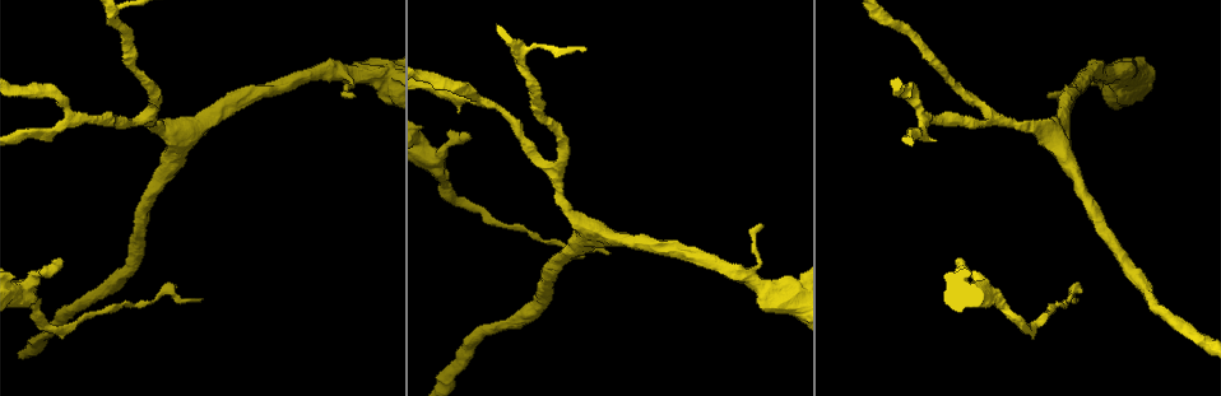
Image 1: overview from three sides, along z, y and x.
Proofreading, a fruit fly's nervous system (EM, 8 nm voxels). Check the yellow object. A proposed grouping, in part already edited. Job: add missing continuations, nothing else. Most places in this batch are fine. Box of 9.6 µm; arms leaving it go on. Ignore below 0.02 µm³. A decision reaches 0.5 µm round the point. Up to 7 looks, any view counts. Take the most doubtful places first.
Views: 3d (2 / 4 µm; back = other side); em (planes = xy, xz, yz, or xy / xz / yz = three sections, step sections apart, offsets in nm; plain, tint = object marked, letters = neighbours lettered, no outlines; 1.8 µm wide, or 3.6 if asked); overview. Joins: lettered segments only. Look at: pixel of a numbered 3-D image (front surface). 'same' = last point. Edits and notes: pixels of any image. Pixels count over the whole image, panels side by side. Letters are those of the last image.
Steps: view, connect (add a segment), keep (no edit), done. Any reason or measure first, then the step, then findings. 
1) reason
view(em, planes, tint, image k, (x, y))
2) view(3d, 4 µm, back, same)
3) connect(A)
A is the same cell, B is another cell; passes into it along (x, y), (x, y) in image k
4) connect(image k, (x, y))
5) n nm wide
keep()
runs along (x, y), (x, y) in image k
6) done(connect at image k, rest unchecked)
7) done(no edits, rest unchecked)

branch stops here
view(3d, 4 µm, image 1, (470, 139))

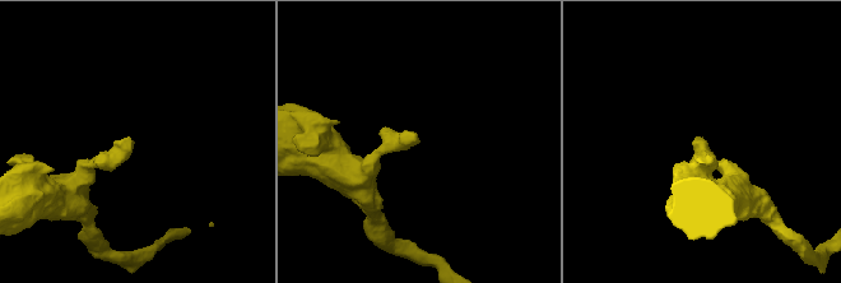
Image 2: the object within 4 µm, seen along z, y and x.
shape alone is not enough
view(em, planes, plain, image 2, (129, 137))

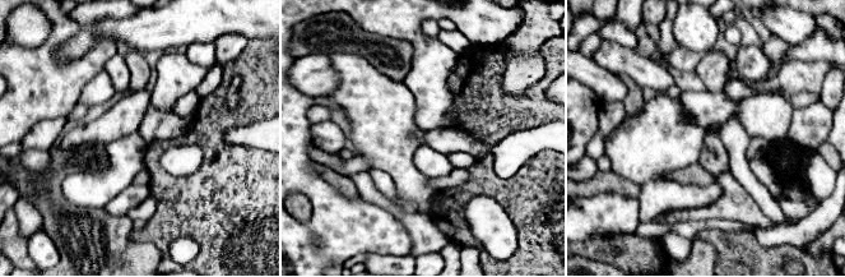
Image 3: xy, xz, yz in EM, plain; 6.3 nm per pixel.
view(em, planes, letters, same)

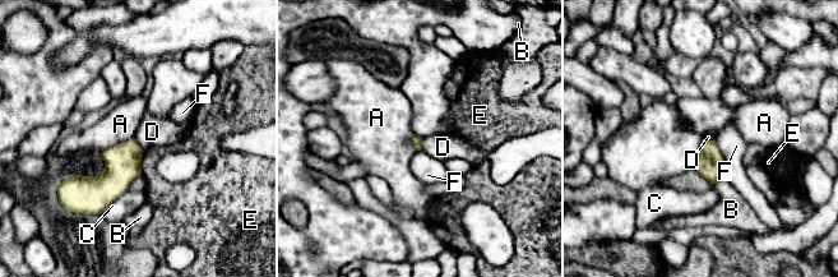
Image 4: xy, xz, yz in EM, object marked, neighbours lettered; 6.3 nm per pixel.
keep()
A, B, C, D, E and F are other cells; border along (133, 138), (143, 151) in image 4; no lettered segment goes on from it

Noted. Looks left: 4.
thin end
view(3d, 4 µm, image 1, (201, 300))

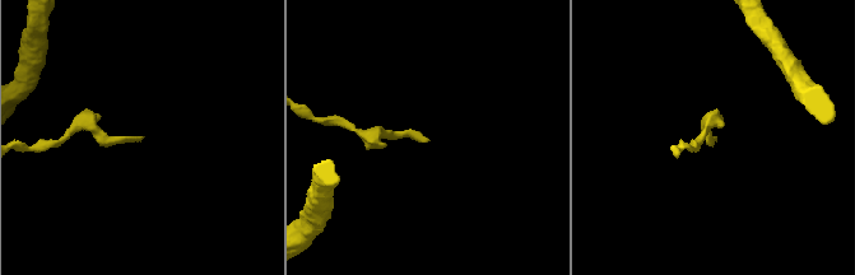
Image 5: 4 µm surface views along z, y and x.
shape alone is not enough
view(em, planes, letters, image 5, (716, 138))

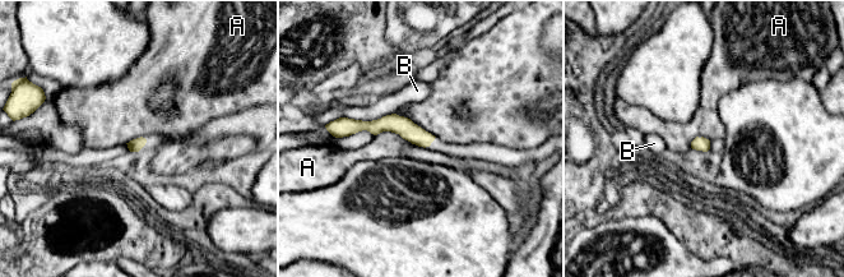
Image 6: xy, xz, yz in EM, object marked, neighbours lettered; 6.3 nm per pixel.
B touches over 320 nm
keep()
A and B are other cells; runs along (346, 129), (403, 125), (430, 138) in image 6; none of them fits

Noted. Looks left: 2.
done(no edits, rest unchecked)

